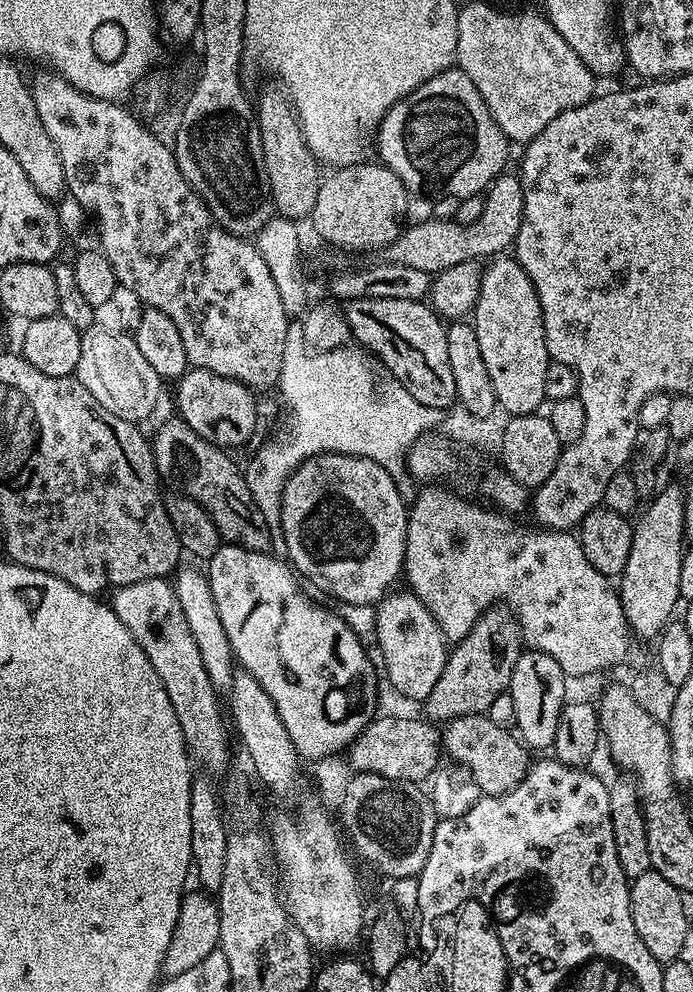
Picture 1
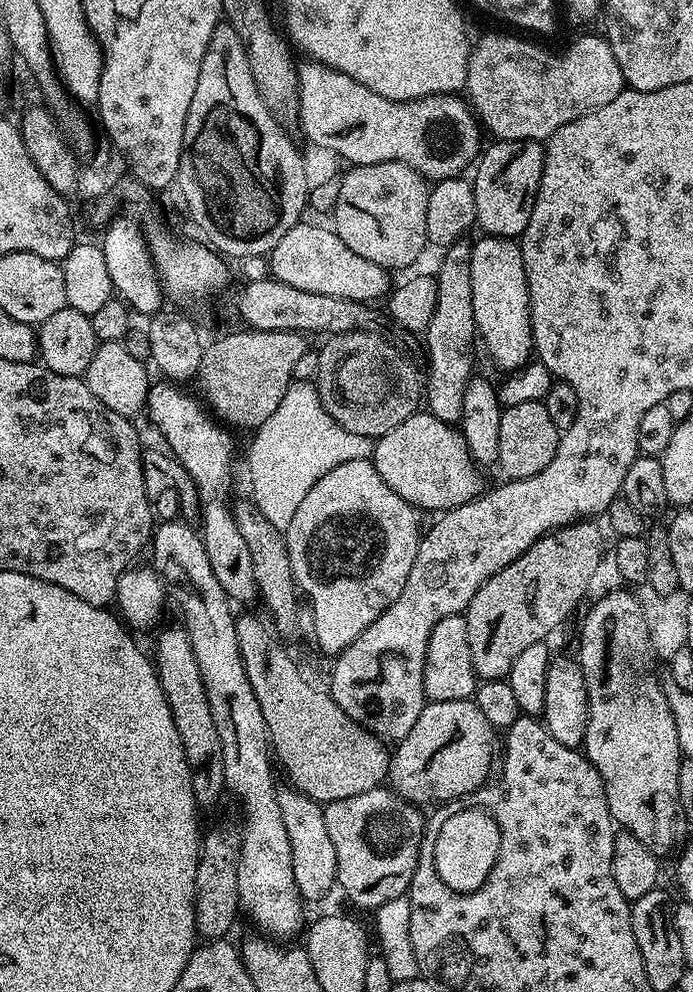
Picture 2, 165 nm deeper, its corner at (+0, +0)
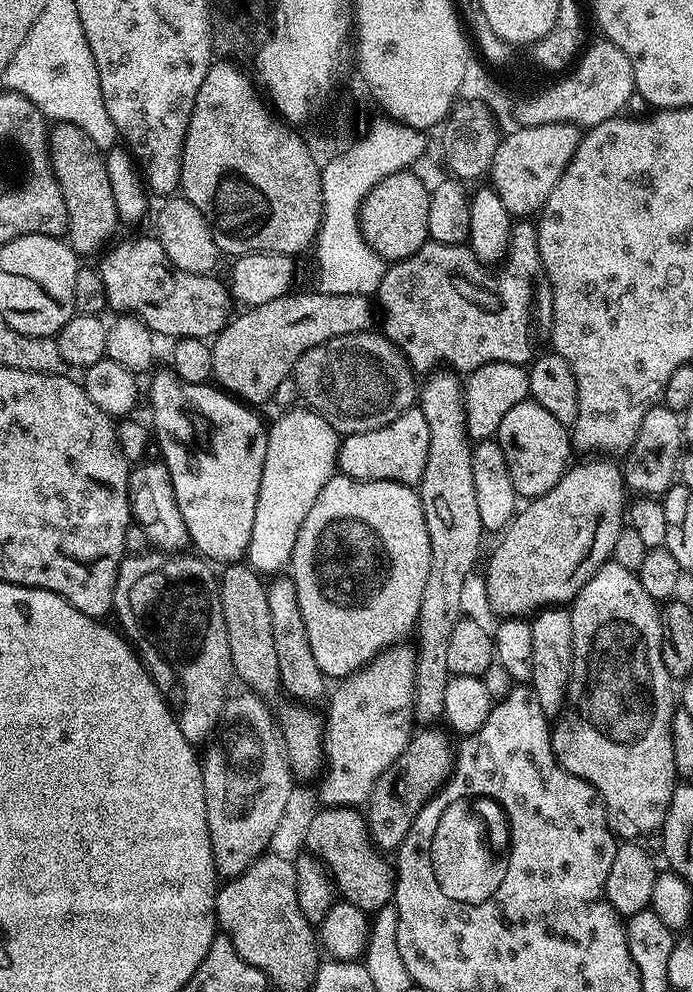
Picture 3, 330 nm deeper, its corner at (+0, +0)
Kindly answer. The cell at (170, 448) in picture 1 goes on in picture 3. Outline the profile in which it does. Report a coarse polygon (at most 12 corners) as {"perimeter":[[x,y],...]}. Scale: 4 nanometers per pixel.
{"perimeter":[[291,575],[269,579],[281,687],[312,702],[326,677]]}

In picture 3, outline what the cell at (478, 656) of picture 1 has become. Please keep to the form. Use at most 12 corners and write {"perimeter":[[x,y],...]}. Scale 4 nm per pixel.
{"perimeter":[[573,463],[484,572],[500,618],[567,605],[612,560],[626,485]]}

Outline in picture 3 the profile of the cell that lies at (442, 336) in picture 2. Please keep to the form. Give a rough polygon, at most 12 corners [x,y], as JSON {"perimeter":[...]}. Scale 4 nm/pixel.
{"perimeter":[[464,384],[418,392],[432,549],[414,629],[413,715],[444,715],[450,636],[486,536]]}

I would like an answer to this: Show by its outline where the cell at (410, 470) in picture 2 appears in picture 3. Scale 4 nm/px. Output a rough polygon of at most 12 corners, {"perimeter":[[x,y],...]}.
{"perimeter":[[413,406],[344,436],[336,462],[355,480],[416,486],[430,426]]}

